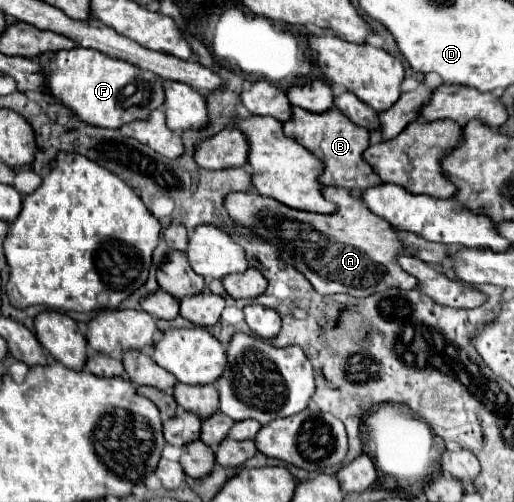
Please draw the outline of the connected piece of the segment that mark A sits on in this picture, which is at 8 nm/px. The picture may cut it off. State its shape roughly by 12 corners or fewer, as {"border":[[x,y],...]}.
{"border":[[343,187],[335,213],[257,191],[225,209],[319,295],[415,289],[393,227]]}

